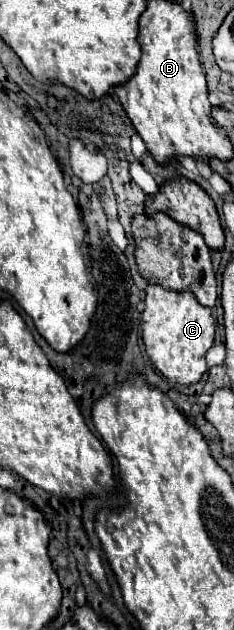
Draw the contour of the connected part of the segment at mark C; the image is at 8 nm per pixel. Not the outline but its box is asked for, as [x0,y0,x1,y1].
[142,283,216,385]

